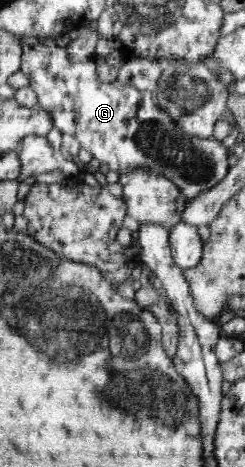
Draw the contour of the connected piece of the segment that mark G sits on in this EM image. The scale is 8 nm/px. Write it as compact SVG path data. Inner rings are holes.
M29 35L17 36L21 43L20 70L27 76L30 87L35 91L37 105L49 114L53 121L52 126L62 133L75 136L80 143L80 149L93 154L93 158L101 164L107 165L110 171L125 172L133 168L153 168L160 174L165 174L181 187L186 202L206 188L215 186L225 178L229 171L228 152L222 142L214 138L199 141L183 135L177 129L173 119L154 104L153 92L150 90L137 90L132 86L121 84L118 80L111 84L103 84L96 77L96 63L89 60L87 63L73 63L69 60L66 47L58 46L53 37L34 37Z

